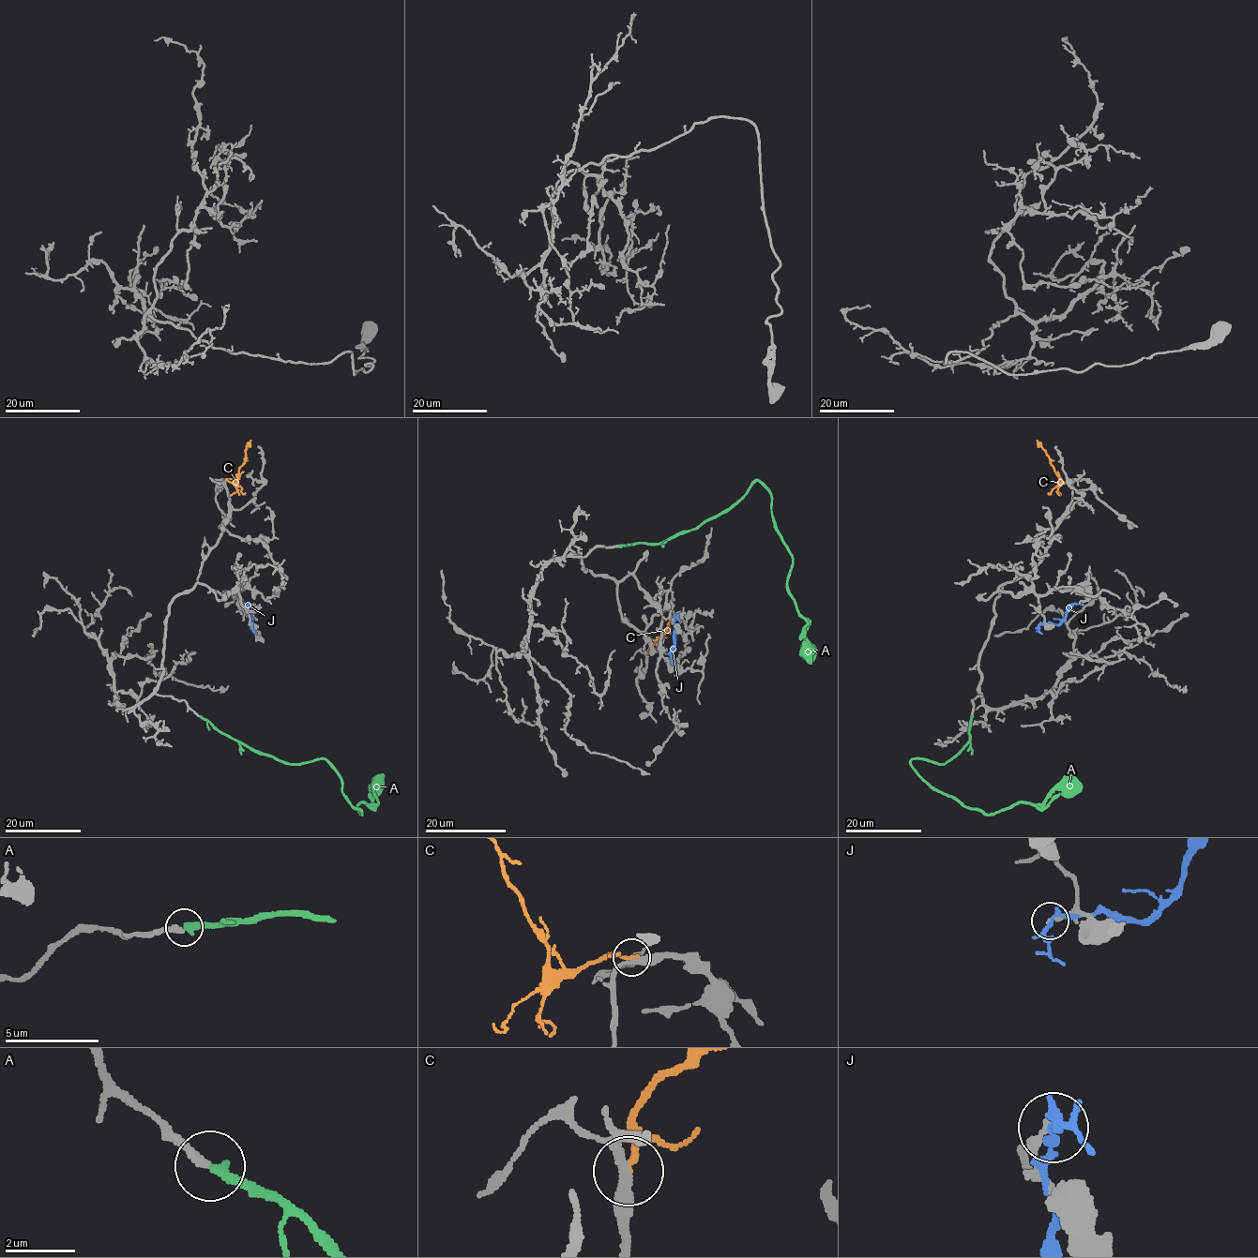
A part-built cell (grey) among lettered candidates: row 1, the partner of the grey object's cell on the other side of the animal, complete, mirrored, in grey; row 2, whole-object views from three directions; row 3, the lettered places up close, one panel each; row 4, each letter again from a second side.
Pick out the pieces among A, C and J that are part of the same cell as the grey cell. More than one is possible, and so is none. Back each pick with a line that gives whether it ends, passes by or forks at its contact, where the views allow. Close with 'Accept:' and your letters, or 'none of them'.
Accept: none of them

